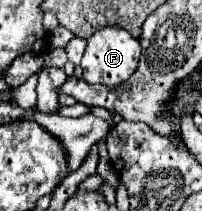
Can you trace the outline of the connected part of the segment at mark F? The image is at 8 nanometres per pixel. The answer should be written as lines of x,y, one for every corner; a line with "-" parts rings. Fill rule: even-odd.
108,26
100,28
94,36
88,38
88,46
82,58
82,70
84,70
84,80
88,84
104,84
104,86
116,86
126,82
138,68
140,60
140,42
130,34
124,32
124,28
118,26

